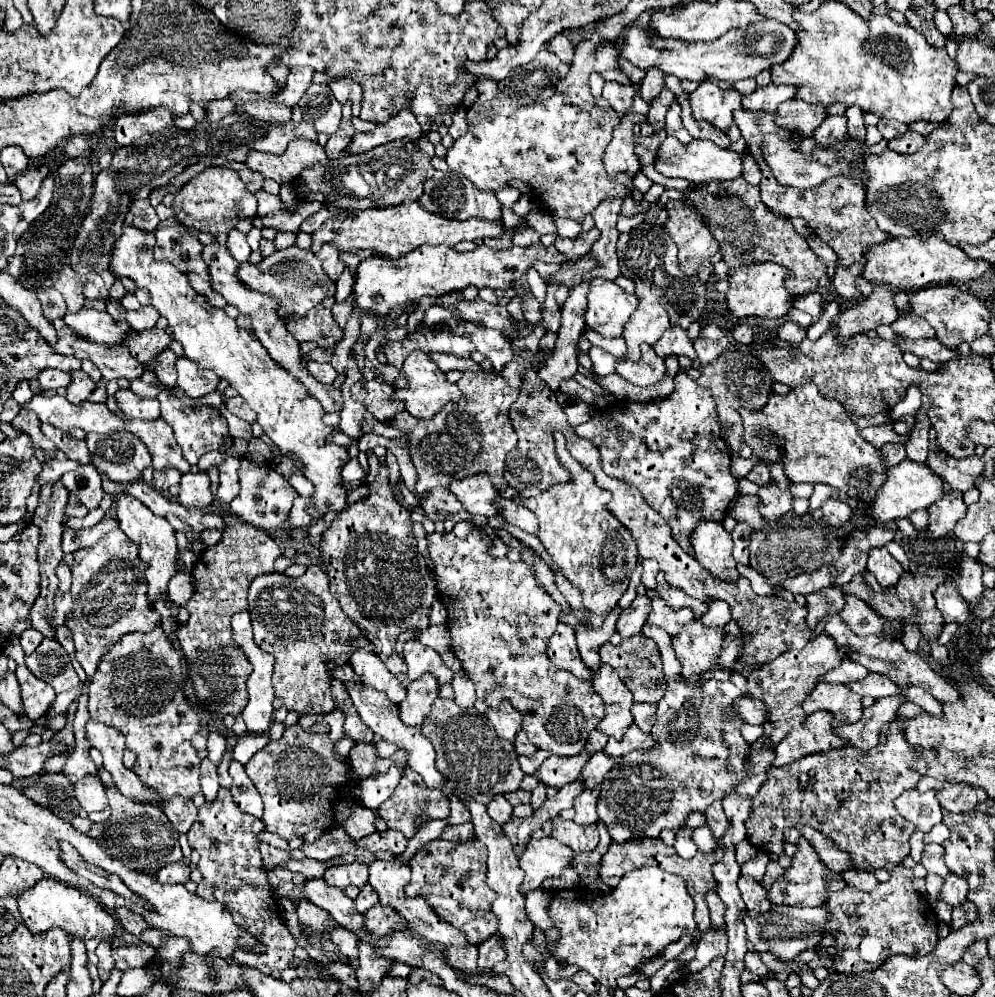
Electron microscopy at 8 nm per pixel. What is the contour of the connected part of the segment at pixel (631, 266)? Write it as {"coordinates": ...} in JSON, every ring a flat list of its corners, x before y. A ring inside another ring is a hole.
{"coordinates":[[640,225,632,233,620,233,618,259,620,259,622,275,634,277,636,295,640,295,640,305,624,325,624,335,622,335,628,343,628,351,624,359,636,361,640,359,642,343,654,345,668,327,680,325,688,329,690,323,698,321,706,309,710,291,706,283,698,283,696,279,682,273,676,257,676,245,662,225,656,227],[664,295,668,295,668,305,664,303]]}

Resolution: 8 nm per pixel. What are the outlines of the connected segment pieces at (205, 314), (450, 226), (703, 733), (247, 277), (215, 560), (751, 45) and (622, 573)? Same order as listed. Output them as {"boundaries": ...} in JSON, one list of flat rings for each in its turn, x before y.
{"boundaries":[[[124,225,122,235,112,251,112,269,120,277,132,279,136,287,150,291,150,305,168,319,168,329,184,347,186,357,192,359,200,369,210,369,220,379,226,379,258,413,260,427,280,449,280,453,302,463,304,477,314,483,314,493,306,505,312,521,320,521,328,511,346,509,348,489,344,487,340,471,350,457,346,447,324,443,336,427,322,423,324,409,320,403,308,395,304,385,300,385,288,371,272,361,268,351,264,351,264,347,260,347,260,343,256,343,256,339,246,329,240,329,238,323,224,313,224,309,208,311,208,299,192,289,184,273,180,273,168,261,154,261,154,245,154,233]],[[410,201,388,209,366,209,360,211,360,217,348,217,338,235,334,237,332,245,338,247,338,251,352,251,352,249,374,249,378,255,386,257,398,257,408,251,414,251,420,245,448,245,454,247,460,241,466,239,478,239,478,237,498,237,506,231,502,221,484,221,484,219,468,219,468,221,456,221,446,219,442,215,434,215,426,209,422,209,420,203]],[[647,624,642,628,642,634,656,641,660,653,662,653,662,663,664,663,664,675,668,681,666,695,662,701,656,705,656,725,652,727,652,739,654,747,648,751,634,751,624,755,616,767,606,775,600,795,598,795,598,817,606,825,610,837,614,843,624,843,628,839,640,839,640,837,650,837,656,839,662,829,676,829,684,825,686,815,692,811,704,811,712,801,722,799,728,791,734,789,736,783,740,783,748,773,744,769,748,755,750,755,750,745,744,741,740,735,742,721,732,719,732,721,722,721,720,713,724,707,732,705,734,699,742,697,744,693,732,685,730,681,702,681,702,687,692,687,686,683,680,683,678,677,678,667,680,661,676,659,676,654,672,648,671,636,663,629]],[[288,247,284,251,276,251,266,257,260,265,242,263,238,269,238,277,246,287,268,293,280,299,280,315,284,317,304,317,312,307,318,307,326,297,334,297,336,283,324,275,324,269,316,255,306,249]],[[220,511,224,519,224,537,216,547,208,547,194,567,194,595,186,609,190,619,178,627,178,643,188,663,188,675,196,691,196,703,212,711,214,715,238,717,246,703,246,679,252,673,252,663,232,639,230,619,236,611,248,609,248,587,254,577,274,571,274,559,280,555,280,547,274,539,242,519,236,519,230,511]],[[766,19,762,23,750,25,744,29,732,29,716,41,710,43,688,43,682,39,664,39,664,37,651,37,646,32,626,26,622,37,616,41,616,49,624,59,634,63,642,69,658,67,664,73,676,75,678,79,690,81,704,81,704,79,720,79,720,81,740,81,756,77,758,73,770,69,776,63,784,63,788,55,796,49,796,31,788,25]],[[556,433,556,451,560,463,572,473,574,481,570,485,554,485,538,497,518,497,516,501,528,507,538,517,538,539,560,567,564,577,582,591,582,605,588,617,578,623,584,627,602,627,604,615,618,605,630,583,630,575,638,561,636,541,622,527,622,523,606,509,610,493,594,483,592,473,588,473,568,451,562,433]]]}

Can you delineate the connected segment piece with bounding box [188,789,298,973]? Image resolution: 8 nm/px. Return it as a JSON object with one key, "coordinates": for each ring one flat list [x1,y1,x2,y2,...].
{"coordinates":[[220,789,216,801,204,803,198,809,198,819,188,831,190,847,200,853,198,869,202,873,202,881,198,883,196,893,208,901,220,901,228,907,234,917,234,923,252,933,266,947,264,955,256,953,236,953,232,959,256,967,264,973,284,971,288,967,298,967,294,961,294,937,284,927,278,905,274,901,274,889,262,871,262,857,258,851,260,839,258,833,264,831,264,821,242,813,228,789]]}

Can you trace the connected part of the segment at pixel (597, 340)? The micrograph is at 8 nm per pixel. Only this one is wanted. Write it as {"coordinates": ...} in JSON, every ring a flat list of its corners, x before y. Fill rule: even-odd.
{"coordinates":[[586,327,584,329,584,335,586,335,586,339,590,341,590,343,594,343,596,347,602,347,602,349,606,349,606,351,610,351,614,357,622,357,624,355,624,351,626,351,626,343,624,343,624,339,622,337,616,337,616,339,604,339,604,337,600,337,600,333,594,333,594,331,590,331,590,327]]}

